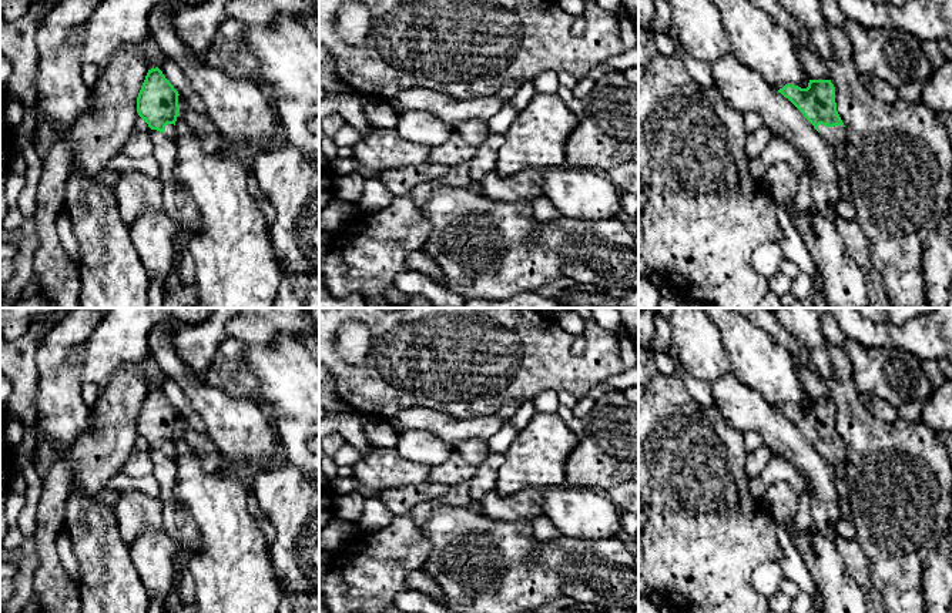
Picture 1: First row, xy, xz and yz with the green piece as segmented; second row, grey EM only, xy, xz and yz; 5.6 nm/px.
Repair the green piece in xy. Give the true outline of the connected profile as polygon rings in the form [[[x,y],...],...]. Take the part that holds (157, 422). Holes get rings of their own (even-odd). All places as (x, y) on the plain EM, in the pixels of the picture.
[[[155,386],[148,389],[137,416],[137,432],[151,449],[175,458],[175,441],[178,436],[178,411]]]

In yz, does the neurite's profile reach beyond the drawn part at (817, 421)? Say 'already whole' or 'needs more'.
needs more

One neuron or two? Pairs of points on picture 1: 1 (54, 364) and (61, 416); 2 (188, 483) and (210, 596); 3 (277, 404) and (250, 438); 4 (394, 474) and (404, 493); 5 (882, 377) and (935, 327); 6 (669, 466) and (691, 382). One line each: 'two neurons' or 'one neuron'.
1: one neuron
2: one neuron
3: two neurons
4: two neurons
5: two neurons
6: two neurons

